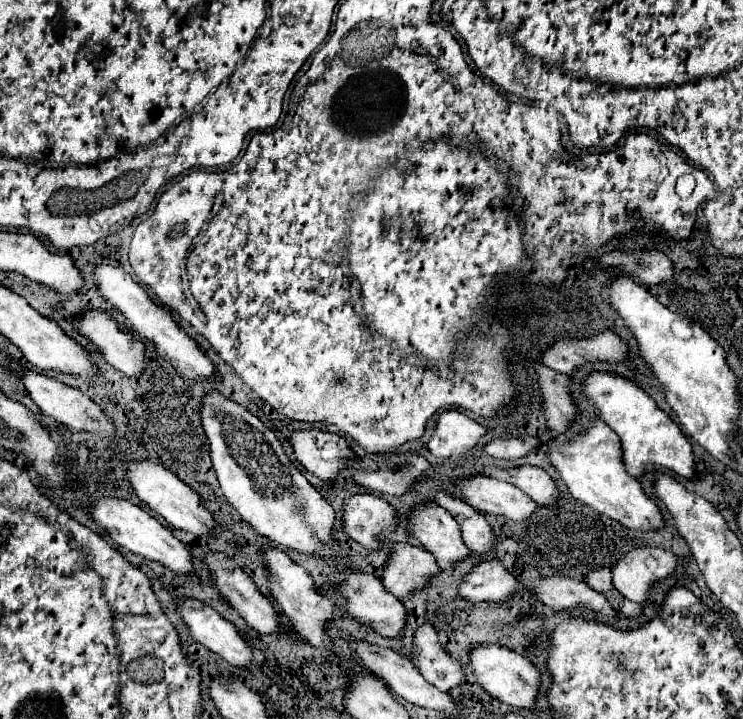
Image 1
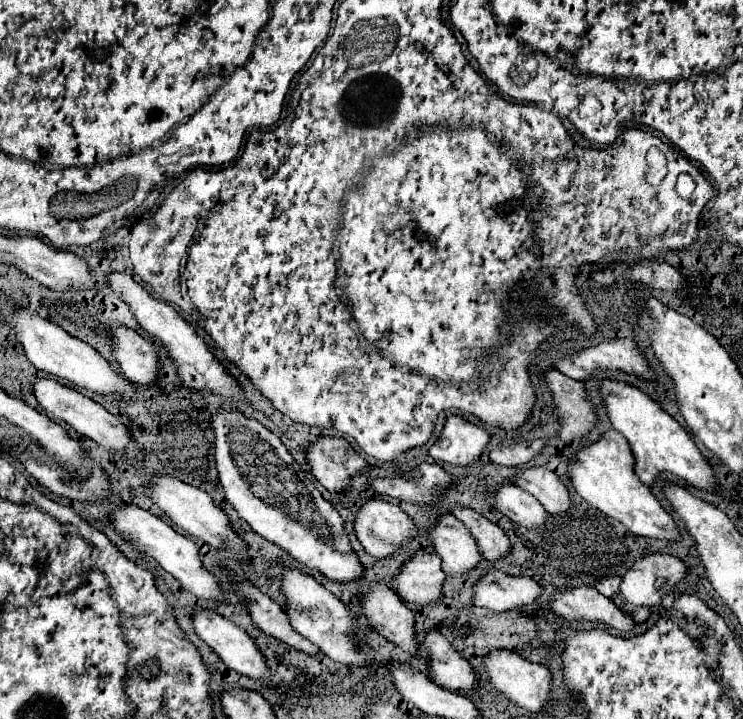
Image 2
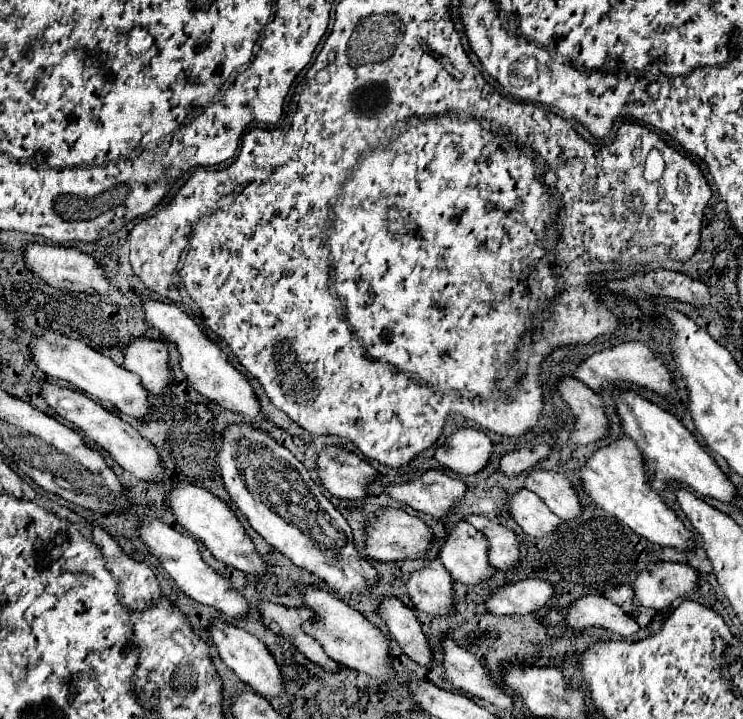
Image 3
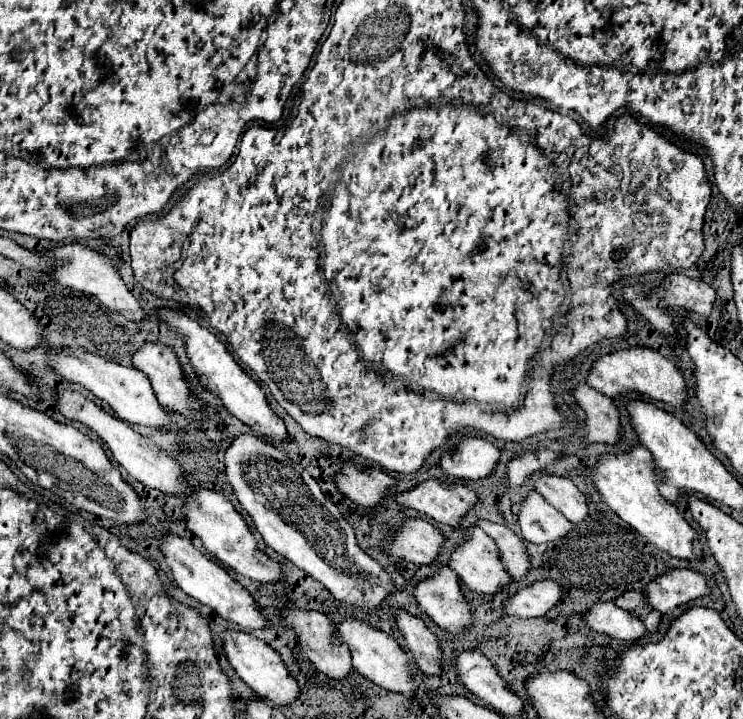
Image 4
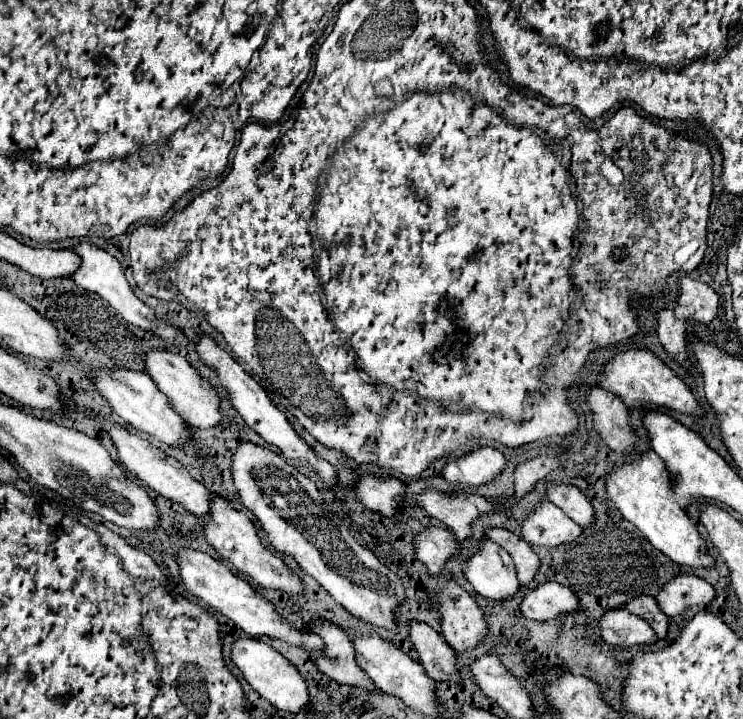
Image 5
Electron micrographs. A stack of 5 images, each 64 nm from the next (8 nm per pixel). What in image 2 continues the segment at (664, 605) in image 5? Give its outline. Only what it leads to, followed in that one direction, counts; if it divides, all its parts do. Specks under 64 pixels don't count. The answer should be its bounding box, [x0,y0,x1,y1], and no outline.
[620,554,688,606]

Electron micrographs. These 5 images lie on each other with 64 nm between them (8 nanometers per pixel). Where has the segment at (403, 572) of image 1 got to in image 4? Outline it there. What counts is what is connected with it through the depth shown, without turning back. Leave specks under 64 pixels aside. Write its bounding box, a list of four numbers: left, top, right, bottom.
[416,566,474,636]

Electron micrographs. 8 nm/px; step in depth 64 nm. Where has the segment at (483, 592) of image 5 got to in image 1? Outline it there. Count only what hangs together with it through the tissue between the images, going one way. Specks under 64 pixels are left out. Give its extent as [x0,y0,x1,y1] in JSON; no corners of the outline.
[408,504,470,570]

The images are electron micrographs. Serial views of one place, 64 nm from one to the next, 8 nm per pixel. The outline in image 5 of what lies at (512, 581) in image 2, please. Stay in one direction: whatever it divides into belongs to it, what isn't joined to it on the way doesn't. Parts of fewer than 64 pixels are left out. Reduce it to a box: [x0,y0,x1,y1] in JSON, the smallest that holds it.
[520,582,578,622]

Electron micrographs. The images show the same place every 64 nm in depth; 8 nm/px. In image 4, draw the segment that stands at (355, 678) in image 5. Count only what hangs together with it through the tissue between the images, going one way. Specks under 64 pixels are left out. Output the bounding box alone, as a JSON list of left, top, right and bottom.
[280,610,354,680]

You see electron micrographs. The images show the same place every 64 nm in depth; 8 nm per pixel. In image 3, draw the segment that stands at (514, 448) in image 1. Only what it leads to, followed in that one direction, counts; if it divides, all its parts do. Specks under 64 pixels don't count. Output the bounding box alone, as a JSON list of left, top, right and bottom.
[500,444,550,476]

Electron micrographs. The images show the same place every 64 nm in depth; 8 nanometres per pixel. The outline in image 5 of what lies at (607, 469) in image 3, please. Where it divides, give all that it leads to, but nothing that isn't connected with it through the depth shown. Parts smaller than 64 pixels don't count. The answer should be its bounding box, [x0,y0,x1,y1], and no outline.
[606,450,714,568]

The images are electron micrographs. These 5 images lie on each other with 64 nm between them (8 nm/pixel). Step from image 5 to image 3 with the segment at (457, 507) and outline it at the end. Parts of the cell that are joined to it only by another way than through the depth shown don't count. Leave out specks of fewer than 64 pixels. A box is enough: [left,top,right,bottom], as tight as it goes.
[386,470,466,520]

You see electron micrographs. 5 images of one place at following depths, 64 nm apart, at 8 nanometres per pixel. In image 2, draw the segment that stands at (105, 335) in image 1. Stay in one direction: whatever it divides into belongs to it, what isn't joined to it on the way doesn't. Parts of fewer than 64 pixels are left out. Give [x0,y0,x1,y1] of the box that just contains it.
[112,326,160,386]

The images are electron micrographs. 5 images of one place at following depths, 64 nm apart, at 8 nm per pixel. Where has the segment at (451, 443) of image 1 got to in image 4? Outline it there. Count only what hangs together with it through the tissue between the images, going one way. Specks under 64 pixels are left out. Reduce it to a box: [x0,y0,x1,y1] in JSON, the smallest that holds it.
[440,438,500,480]

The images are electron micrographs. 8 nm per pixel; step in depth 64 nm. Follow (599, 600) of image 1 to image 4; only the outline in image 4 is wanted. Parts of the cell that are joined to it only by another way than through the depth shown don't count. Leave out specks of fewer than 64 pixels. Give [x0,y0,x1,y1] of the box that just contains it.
[586,602,648,642]

